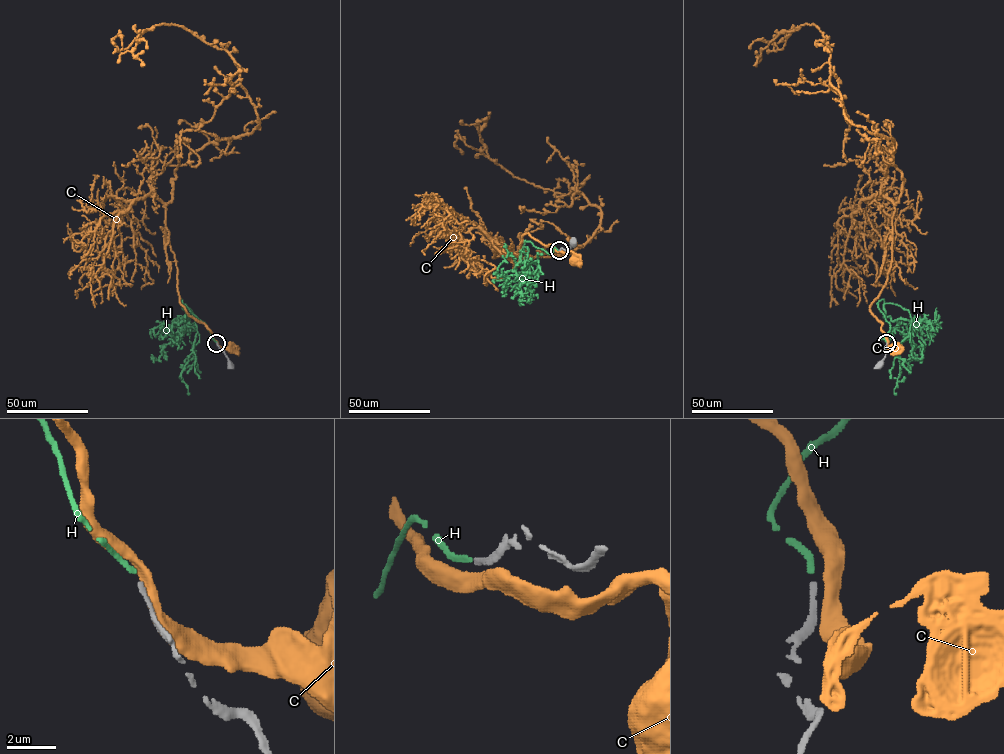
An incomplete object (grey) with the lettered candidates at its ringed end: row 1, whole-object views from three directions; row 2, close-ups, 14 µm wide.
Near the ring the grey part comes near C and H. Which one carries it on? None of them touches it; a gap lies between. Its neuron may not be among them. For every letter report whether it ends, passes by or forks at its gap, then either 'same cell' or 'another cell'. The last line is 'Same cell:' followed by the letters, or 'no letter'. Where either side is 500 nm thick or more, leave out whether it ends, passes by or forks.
C: it passes by; another cell
H: it ends there; same cell
Same cell: H

